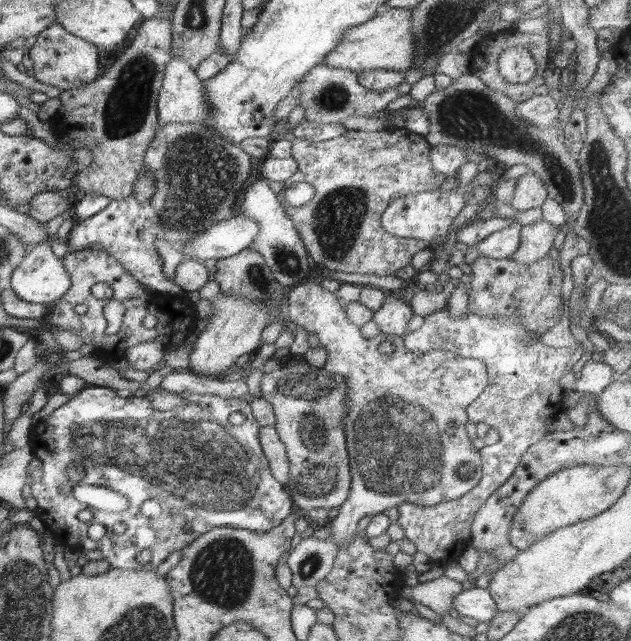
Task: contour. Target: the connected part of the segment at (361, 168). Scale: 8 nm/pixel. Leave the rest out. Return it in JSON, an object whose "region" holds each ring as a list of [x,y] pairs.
{"region":[[[385,128],[382,131],[347,130],[342,136],[312,142],[295,139],[292,142],[292,157],[298,163],[298,170],[285,180],[285,187],[293,183],[307,182],[314,187],[315,193],[310,202],[302,206],[292,206],[285,200],[281,203],[287,215],[293,220],[300,238],[305,244],[308,254],[315,264],[348,274],[374,276],[392,276],[396,270],[411,264],[416,252],[430,247],[429,244],[416,238],[402,238],[390,234],[381,225],[381,214],[386,207],[397,198],[410,193],[426,192],[438,189],[445,181],[432,167],[429,155],[431,146],[425,135],[416,134],[408,129]]]}

